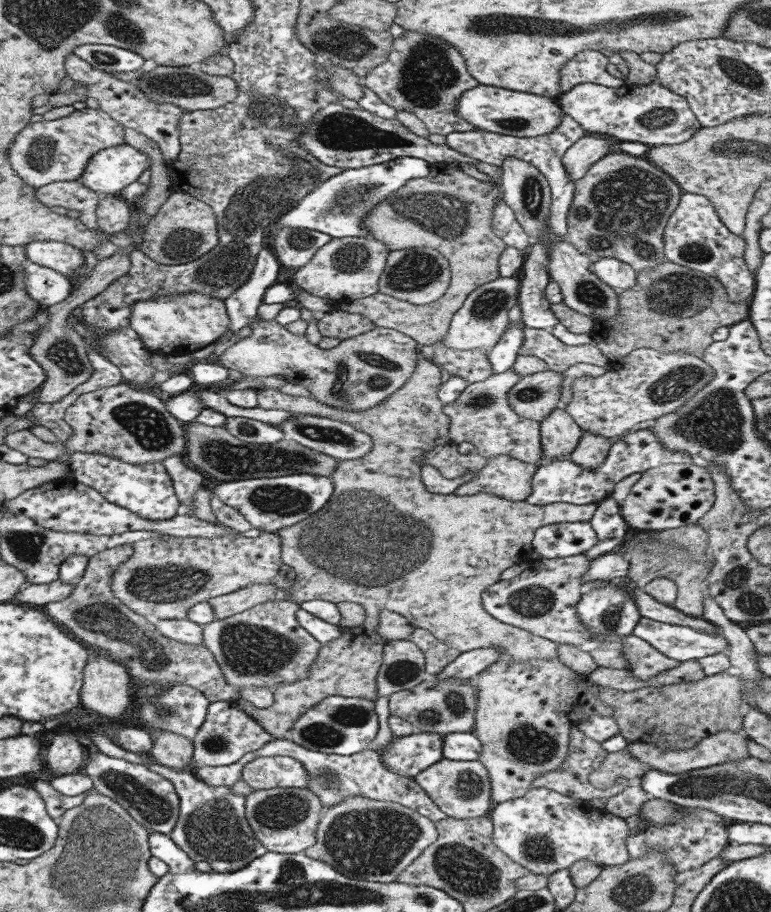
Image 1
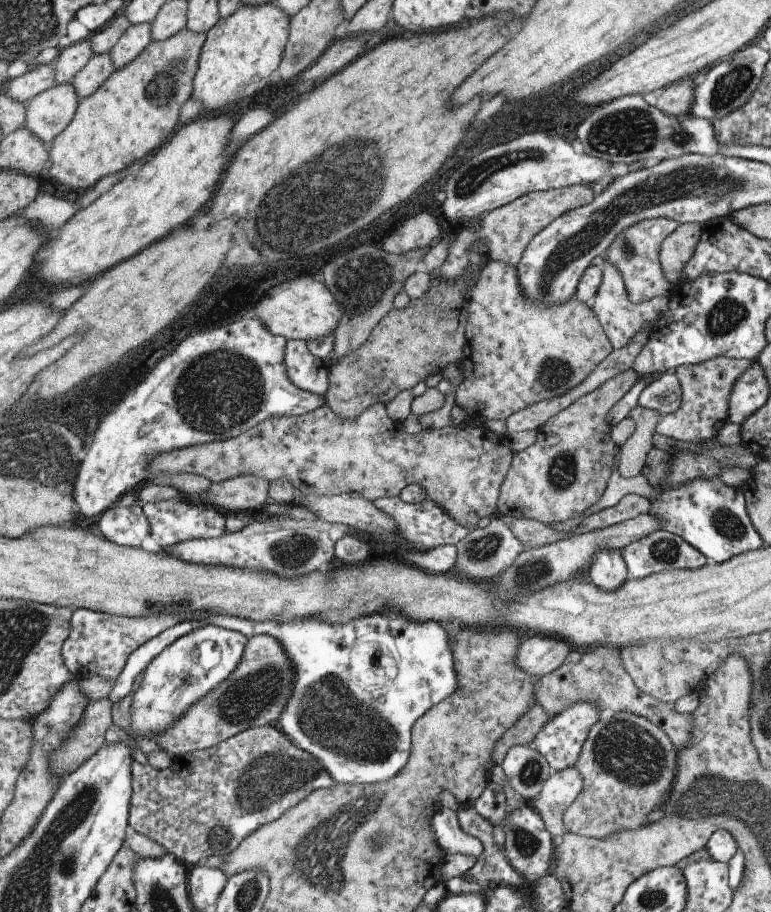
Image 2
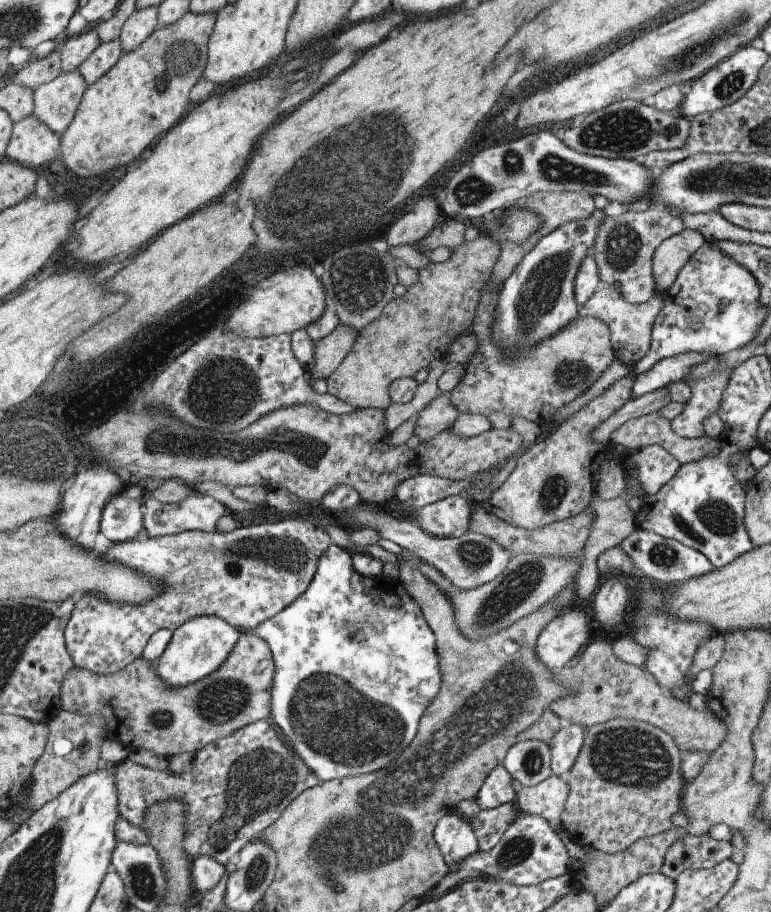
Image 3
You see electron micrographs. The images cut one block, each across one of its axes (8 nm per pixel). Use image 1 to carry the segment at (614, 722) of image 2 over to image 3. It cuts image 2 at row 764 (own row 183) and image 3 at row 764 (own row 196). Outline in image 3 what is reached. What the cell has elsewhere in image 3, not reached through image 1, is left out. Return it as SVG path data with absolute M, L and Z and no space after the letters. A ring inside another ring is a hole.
M610 719L585 731L582 750L574 766L560 777L567 782L569 793L561 824L568 837L584 847L615 855L629 849L636 841L673 829L672 816L682 813L684 782L680 774L680 750L674 739L661 728L628 719Z

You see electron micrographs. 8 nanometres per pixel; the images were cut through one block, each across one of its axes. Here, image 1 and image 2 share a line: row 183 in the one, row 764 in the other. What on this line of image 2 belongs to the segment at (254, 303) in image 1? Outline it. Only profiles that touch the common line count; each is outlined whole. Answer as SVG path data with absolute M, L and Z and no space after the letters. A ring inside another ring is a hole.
M386 610L382 614L362 616L346 624L326 624L316 618L290 620L290 622L254 622L246 618L212 614L202 620L187 619L171 628L166 628L158 636L150 638L139 646L126 660L124 670L117 676L115 686L109 695L112 703L119 702L131 692L135 677L144 671L177 638L205 625L222 626L236 630L246 638L267 634L280 640L286 656L292 660L294 682L292 694L284 712L280 714L276 727L279 728L298 748L318 758L322 768L337 783L375 784L394 778L406 766L410 758L411 730L431 706L436 706L450 694L456 692L458 680L454 670L454 656L450 648L448 632L434 622L416 624L406 620L402 614Z

